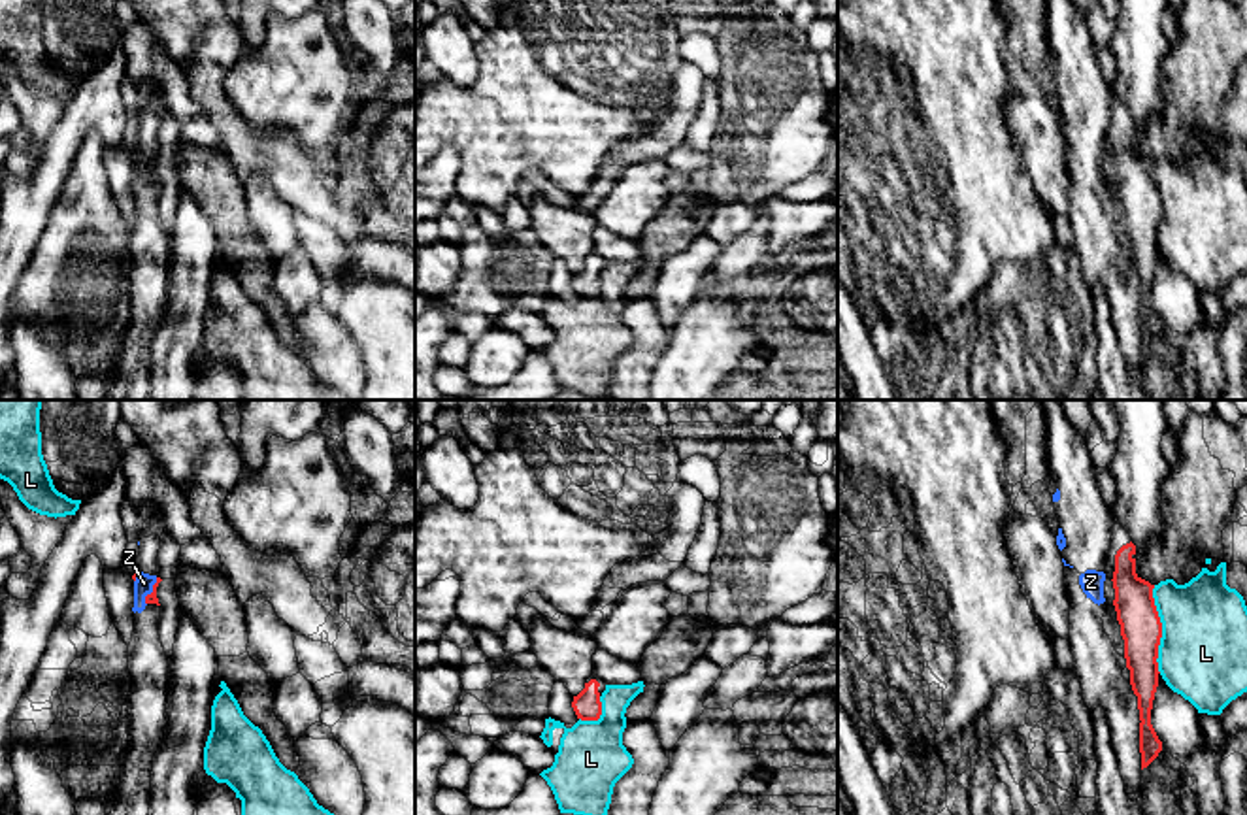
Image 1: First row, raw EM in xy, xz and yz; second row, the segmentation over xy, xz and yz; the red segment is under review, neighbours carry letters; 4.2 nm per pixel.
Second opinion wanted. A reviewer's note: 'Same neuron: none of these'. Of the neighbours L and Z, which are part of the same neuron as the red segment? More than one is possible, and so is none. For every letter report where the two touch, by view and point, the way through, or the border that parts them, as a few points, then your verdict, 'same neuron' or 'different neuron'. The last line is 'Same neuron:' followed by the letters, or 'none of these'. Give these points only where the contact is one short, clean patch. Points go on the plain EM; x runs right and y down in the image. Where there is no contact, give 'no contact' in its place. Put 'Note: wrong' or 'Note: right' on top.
Note: right
L: contact yz (1161, 206); different neuron
Z: contact xy (153, 168); different neuron
Same neuron: none of these

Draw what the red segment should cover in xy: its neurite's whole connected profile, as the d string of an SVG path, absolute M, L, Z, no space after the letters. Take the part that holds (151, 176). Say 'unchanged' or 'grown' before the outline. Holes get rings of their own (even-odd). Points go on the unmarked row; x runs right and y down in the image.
grown; M157 155L157 160L153 162L153 170L145 174L145 181L157 181L160 185L158 213L170 241L168 247L168 266L170 266L174 221L183 192L175 168L175 157Z

